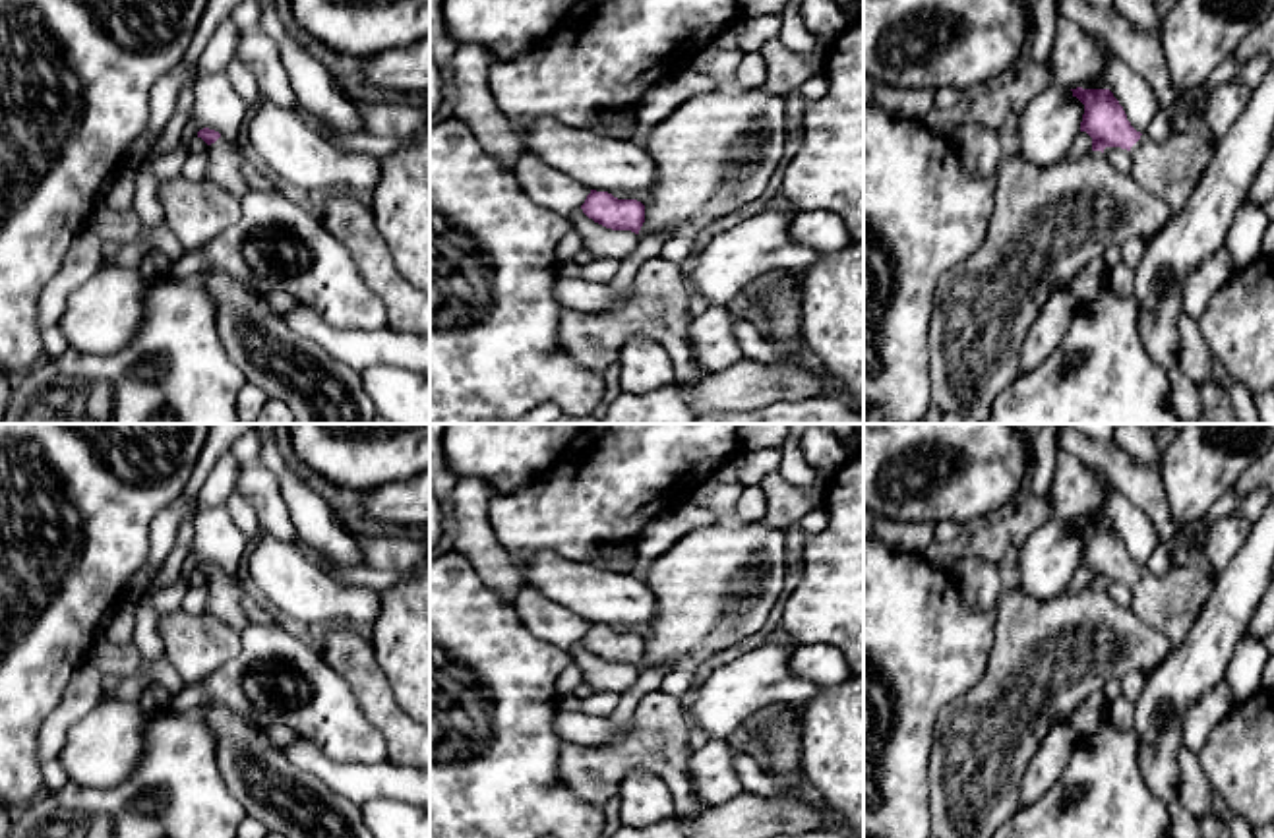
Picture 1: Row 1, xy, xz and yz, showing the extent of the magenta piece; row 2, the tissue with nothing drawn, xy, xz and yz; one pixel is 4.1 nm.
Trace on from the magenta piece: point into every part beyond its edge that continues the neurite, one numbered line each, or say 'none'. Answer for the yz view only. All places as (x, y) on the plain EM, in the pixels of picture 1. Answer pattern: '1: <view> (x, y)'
1: yz (1170, 604)

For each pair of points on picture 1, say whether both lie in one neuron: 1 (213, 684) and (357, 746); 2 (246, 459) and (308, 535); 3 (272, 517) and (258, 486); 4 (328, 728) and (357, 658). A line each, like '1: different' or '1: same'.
1: same
2: different
3: same
4: different

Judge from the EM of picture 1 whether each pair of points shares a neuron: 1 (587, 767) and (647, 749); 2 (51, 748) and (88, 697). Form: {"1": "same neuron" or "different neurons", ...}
{"1": "same neuron", "2": "same neuron"}

